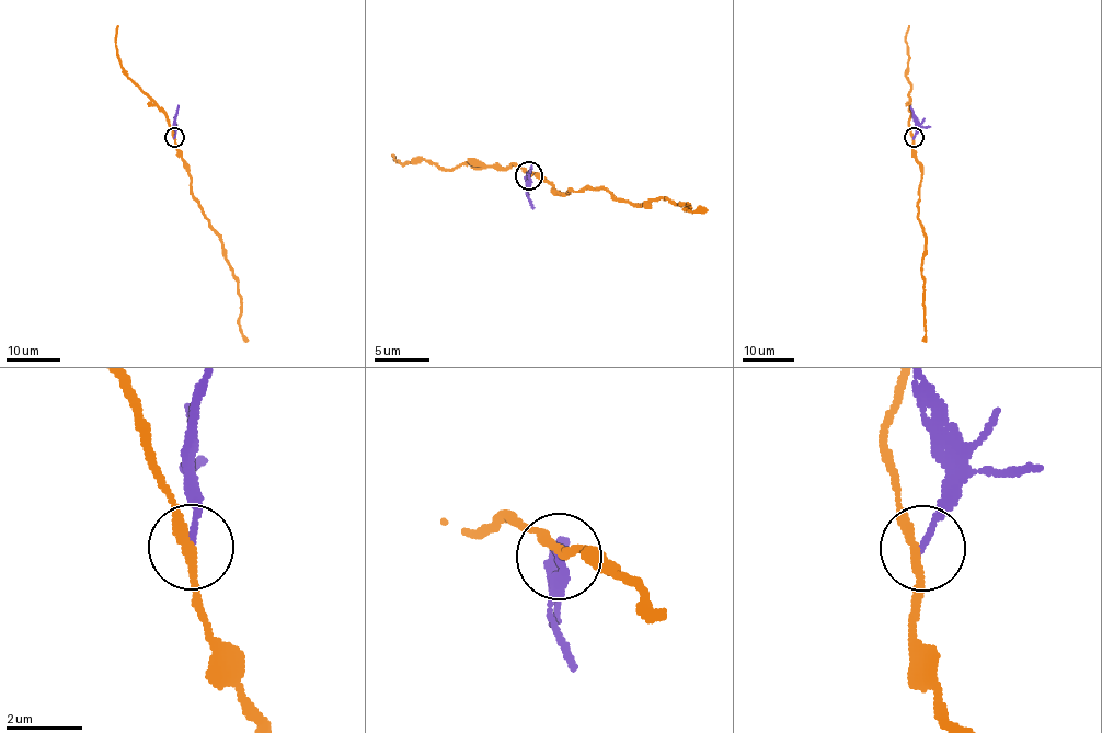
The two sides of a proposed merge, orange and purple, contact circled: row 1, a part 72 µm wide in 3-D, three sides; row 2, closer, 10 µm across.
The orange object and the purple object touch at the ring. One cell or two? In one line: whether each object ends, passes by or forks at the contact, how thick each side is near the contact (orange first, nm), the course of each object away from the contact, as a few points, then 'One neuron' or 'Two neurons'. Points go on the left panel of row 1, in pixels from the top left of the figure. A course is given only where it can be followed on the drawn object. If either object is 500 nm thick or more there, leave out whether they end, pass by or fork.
At the ring orange passes by. At the ring purple ends. Thickness 240 nm (orange) against 150 nm. Course of orange: (175, 137), (178, 153), (191, 178), (192, 196), (220, 241), (222, 254), (237, 282), (240, 331), (248, 341). Course of purple: (174, 136), (178, 104). Two neurons

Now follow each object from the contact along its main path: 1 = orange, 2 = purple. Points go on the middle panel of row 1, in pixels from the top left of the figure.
1: (529, 173), (567, 194), (603, 187), (615, 199), (639, 206), (665, 198), (707, 210)
2: (529, 176), (527, 180), (530, 164)

